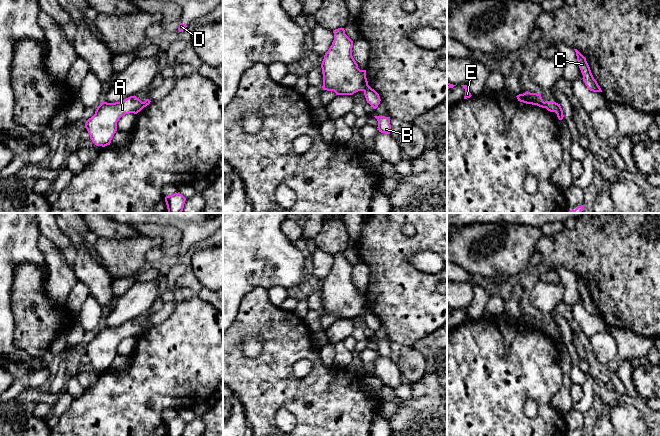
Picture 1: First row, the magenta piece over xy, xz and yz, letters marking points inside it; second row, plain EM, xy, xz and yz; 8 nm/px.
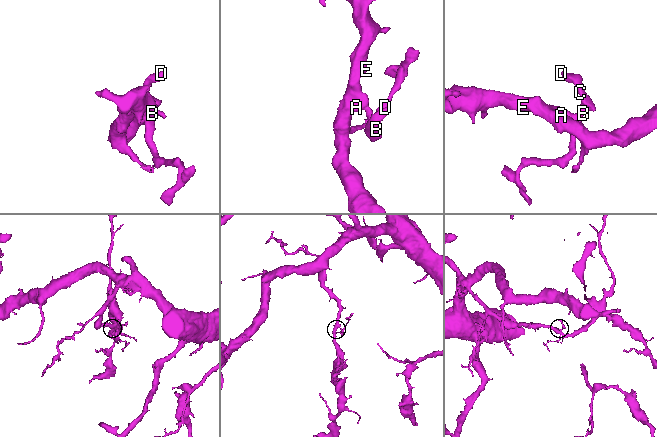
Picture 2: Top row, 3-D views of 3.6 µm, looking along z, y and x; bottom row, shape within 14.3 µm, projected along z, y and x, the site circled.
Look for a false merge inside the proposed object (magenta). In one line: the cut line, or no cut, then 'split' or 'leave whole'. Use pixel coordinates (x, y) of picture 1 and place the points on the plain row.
cut yz (543, 326), (545, 331); split

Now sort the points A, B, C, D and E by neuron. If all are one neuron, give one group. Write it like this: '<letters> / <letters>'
A E / B C D

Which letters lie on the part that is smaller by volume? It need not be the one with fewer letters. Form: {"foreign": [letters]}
{"foreign": ["B", "C", "D"]}

